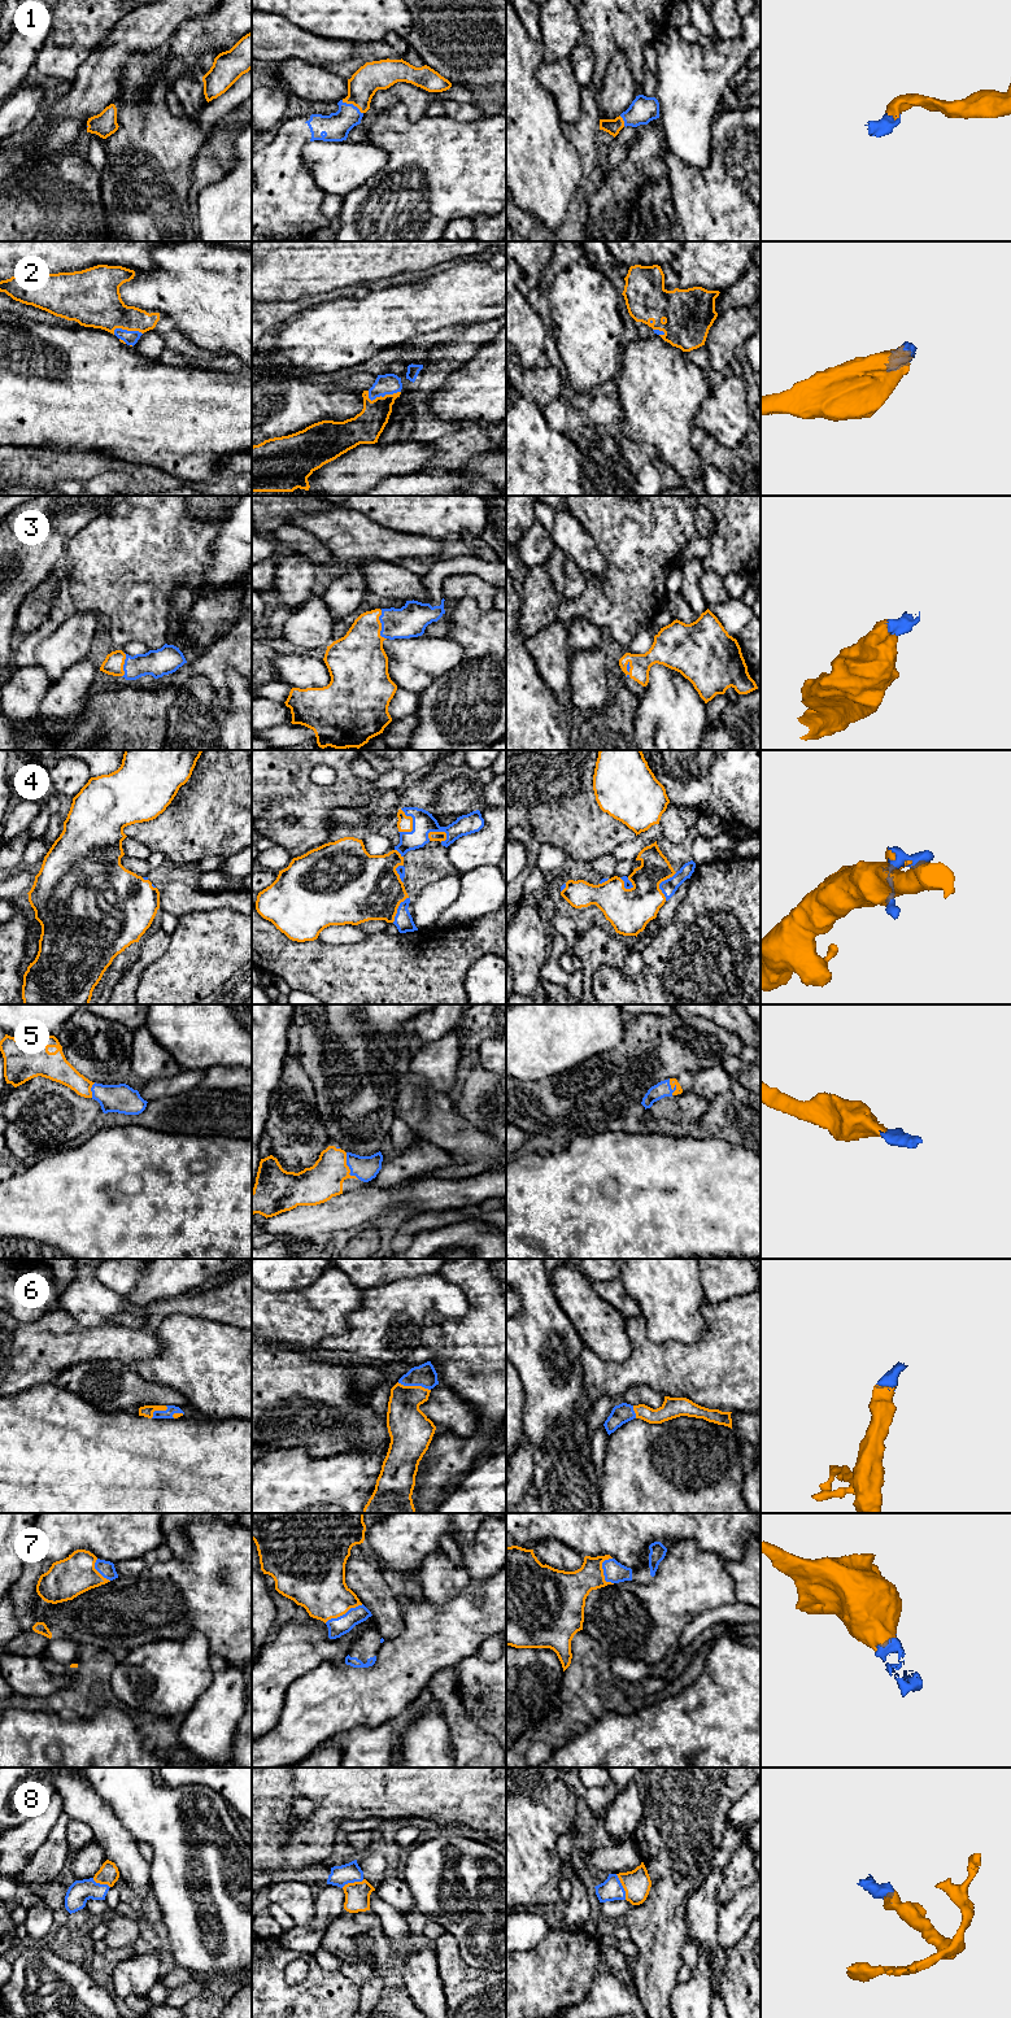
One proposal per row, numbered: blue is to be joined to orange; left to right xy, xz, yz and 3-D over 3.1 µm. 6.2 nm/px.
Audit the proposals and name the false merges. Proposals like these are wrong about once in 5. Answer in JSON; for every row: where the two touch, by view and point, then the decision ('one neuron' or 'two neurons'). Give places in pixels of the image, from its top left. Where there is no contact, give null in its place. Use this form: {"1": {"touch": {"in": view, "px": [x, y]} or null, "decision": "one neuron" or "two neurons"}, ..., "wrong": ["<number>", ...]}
{"1": {"touch": {"in": "xz", "px": [352, 103]}, "decision": "one neuron"}, "2": {"touch": {"in": "xz", "px": [384, 396]}, "decision": "one neuron"}, "3": {"touch": {"in": "xz", "px": [380, 626]}, "decision": "one neuron"}, "4": {"touch": {"in": "xz", "px": [412, 819]}, "decision": "one neuron"}, "5": {"touch": {"in": "xz", "px": [348, 1168]}, "decision": "one neuron"}, "6": {"touch": {"in": "xz", "px": [414, 1386]}, "decision": "one neuron"}, "7": {"touch": {"in": "xz", "px": [343, 1613]}, "decision": "one neuron"}, "8": {"touch": {"in": "yz", "px": [623, 1887]}, "decision": "one neuron"}, "wrong": []}

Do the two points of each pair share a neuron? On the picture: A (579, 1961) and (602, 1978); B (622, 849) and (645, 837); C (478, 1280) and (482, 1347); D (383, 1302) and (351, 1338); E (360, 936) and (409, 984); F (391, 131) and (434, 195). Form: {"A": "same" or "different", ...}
{"A": "different", "B": "same", "C": "same", "D": "same", "E": "different", "F": "same"}

